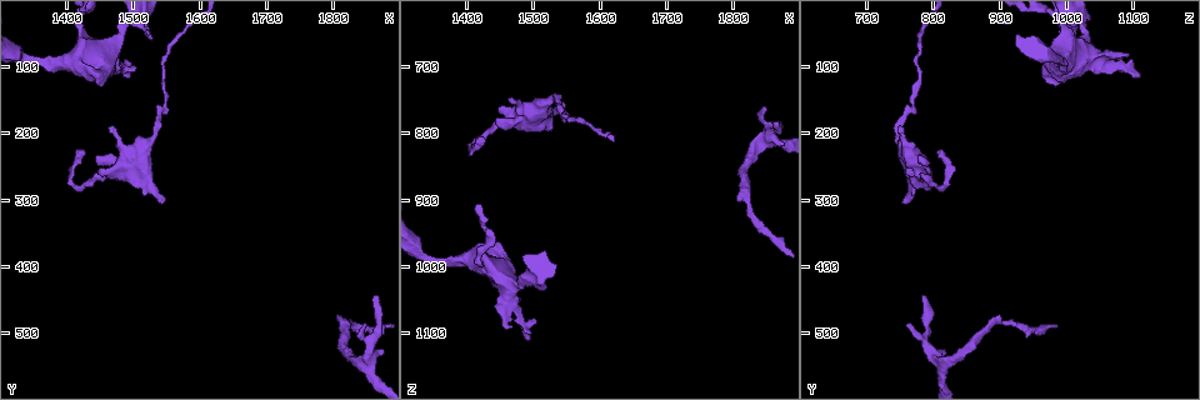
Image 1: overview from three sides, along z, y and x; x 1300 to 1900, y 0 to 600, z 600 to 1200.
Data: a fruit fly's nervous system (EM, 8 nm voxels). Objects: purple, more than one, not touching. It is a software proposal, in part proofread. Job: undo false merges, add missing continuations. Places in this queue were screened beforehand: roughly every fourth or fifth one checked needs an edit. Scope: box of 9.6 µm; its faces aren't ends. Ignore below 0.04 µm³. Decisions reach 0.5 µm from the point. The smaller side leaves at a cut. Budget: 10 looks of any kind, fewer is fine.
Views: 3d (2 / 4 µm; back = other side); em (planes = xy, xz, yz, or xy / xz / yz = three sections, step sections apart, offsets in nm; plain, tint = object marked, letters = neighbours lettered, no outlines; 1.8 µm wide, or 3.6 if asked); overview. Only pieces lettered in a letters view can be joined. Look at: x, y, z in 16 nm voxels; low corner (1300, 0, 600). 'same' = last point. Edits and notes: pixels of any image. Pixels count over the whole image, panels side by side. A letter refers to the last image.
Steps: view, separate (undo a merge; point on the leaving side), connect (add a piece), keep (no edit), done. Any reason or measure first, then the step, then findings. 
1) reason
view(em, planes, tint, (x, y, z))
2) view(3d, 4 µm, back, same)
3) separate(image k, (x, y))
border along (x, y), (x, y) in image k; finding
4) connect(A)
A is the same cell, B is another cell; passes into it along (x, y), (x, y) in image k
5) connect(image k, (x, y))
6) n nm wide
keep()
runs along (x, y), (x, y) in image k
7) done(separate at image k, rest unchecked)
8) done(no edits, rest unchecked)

an open end
view(em, planes, letters, (1525, 50, 985))

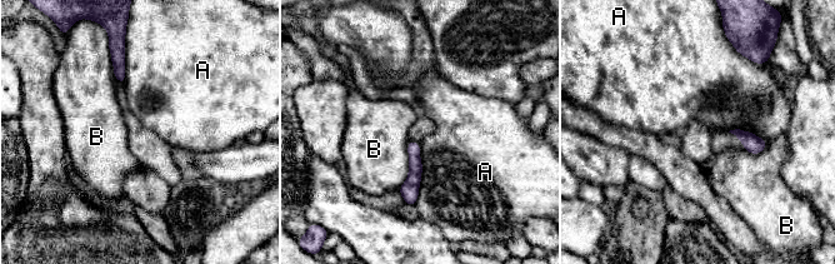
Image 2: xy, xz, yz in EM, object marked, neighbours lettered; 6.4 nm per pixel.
A touches over 300 nm
keep()
A and B are other cells; none of them fits

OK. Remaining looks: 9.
branch stops here
view(3d, 4 µm, (1445, 235, 775))

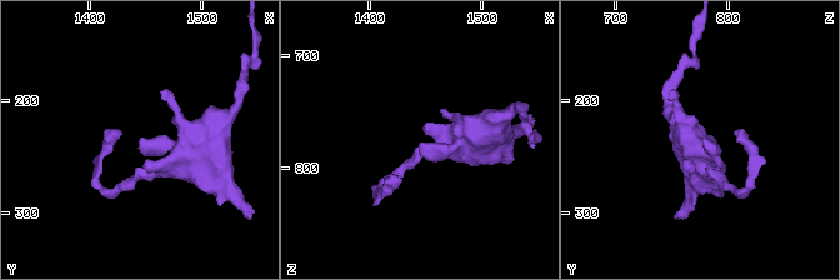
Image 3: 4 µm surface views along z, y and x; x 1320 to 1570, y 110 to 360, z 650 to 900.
now the EM
view(em, planes, letters, (1444, 234, 778))

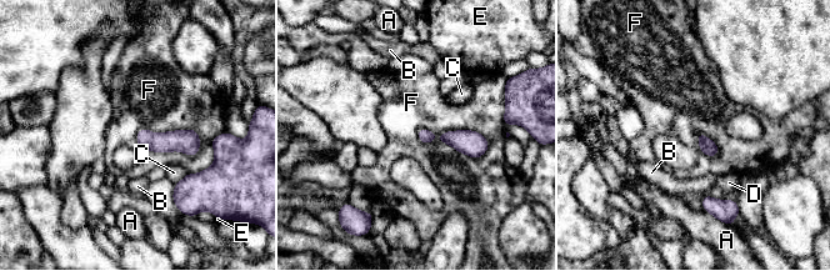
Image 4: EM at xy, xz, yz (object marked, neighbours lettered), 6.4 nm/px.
keep()
A, B, C, D, E and F are other cells; runs along (421, 133), (425, 136), (485, 144) in image 4; no lettered piece goes on from it

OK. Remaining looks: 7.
an open end
view(3d, 4 µm, (1545, 305, 755))

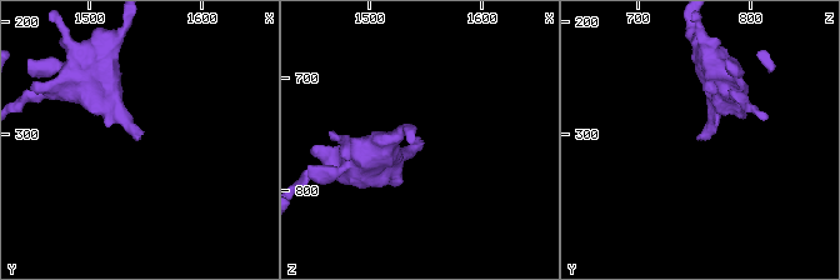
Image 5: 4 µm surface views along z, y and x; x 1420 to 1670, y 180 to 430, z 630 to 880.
shape alone is not enough
view(em, 3.6 µm, xy, step 8, tint, (1546, 304, 752))

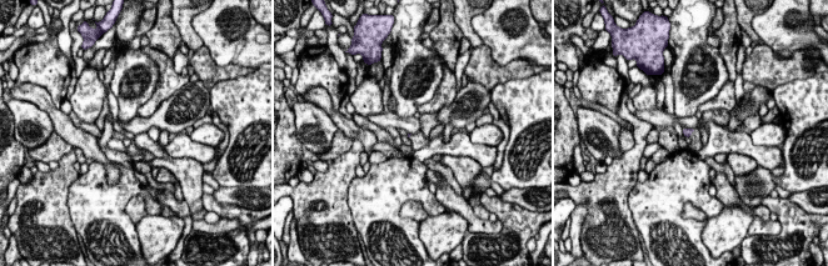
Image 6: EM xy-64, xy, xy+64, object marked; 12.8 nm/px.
view(em, 3.6 µm, planes, letters, same)

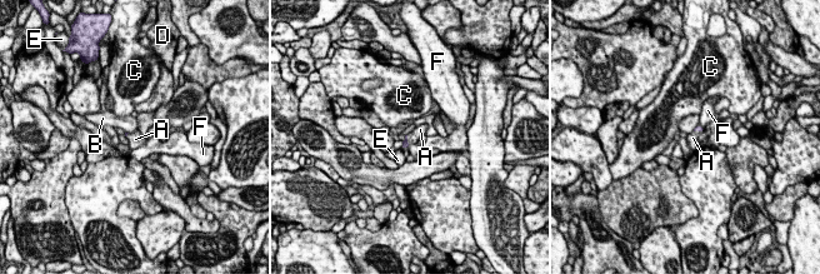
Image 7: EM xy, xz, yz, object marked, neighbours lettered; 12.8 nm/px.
connect(A)
A is the same cell, B, C, D, E and F are other cells; passes into it along (405, 144), (406, 140), (420, 129) in image 7; it goes on there

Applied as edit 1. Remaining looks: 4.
branch stops here
view(3d, 4 µm, (1865, 445, 785))

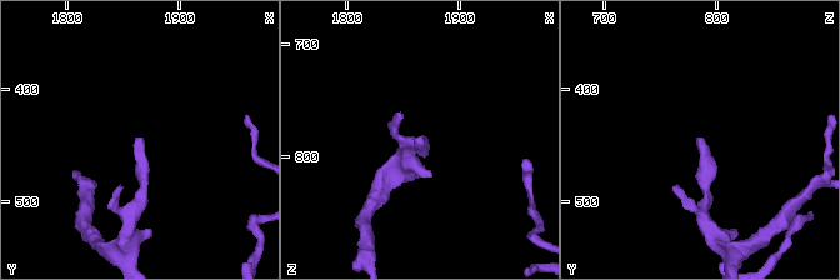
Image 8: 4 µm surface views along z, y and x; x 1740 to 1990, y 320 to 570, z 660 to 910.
need the tissue
view(em, xz, step 4, letters, (1862, 442, 782))

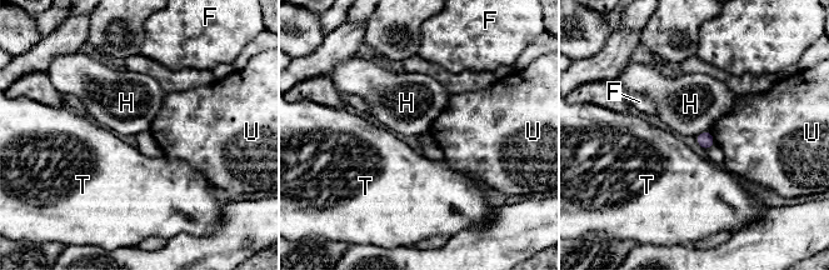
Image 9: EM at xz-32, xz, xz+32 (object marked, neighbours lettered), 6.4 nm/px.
100 nm wide
keep()
F, H, T and U are other cells; border along (709, 130), (695, 136) in image 9; none of them fits

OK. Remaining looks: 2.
done(connect at image 7, rest unchecked)

